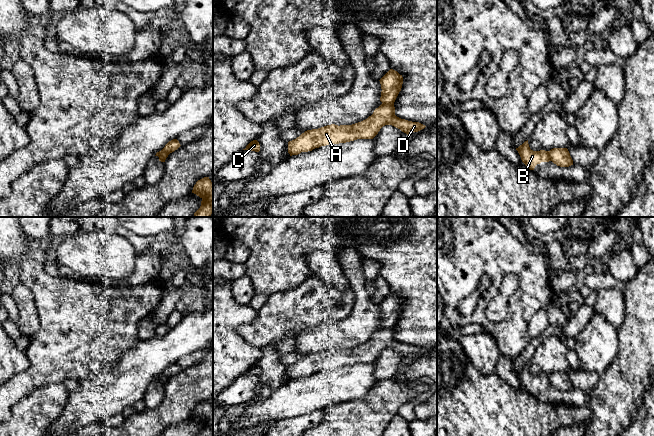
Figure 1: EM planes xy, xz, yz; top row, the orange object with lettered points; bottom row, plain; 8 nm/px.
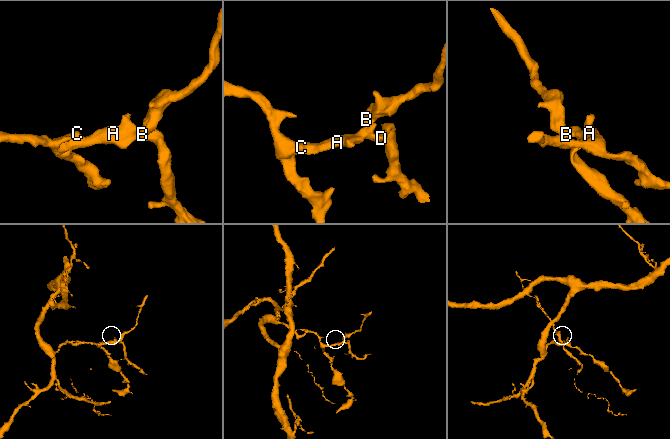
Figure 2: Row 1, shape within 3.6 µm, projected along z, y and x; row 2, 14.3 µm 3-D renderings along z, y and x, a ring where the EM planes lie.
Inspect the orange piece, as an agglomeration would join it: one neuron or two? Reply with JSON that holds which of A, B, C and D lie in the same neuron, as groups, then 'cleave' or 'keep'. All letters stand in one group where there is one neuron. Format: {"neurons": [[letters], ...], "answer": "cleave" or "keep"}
{"neurons": [["A", "C", "D"], ["B"]], "answer": "cleave"}

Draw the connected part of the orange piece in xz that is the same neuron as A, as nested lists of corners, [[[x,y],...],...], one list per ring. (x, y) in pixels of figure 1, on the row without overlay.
[[[394,327],[381,328],[367,343],[352,349],[327,349],[318,353],[307,354],[296,363],[288,366],[290,380],[329,368],[339,368],[357,363],[373,363],[385,349],[392,349],[408,360],[426,350],[419,346],[401,343],[395,339]]]

